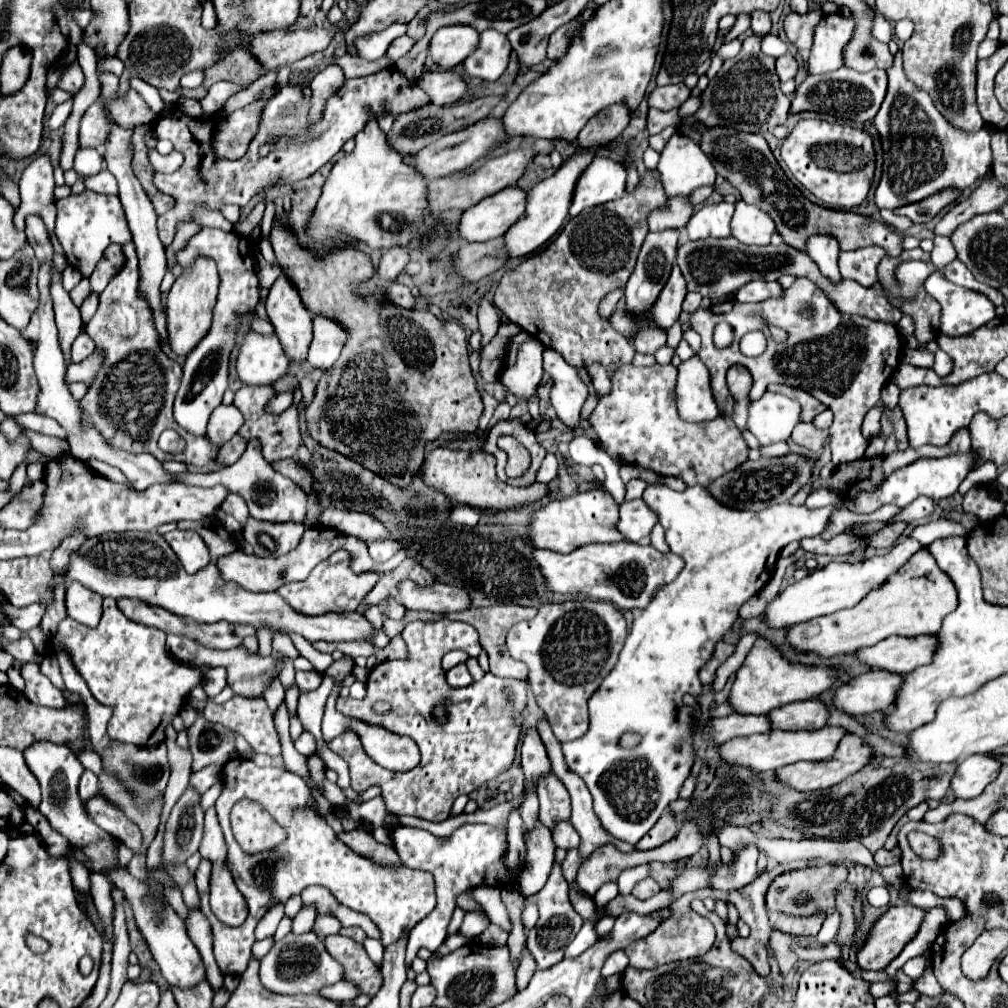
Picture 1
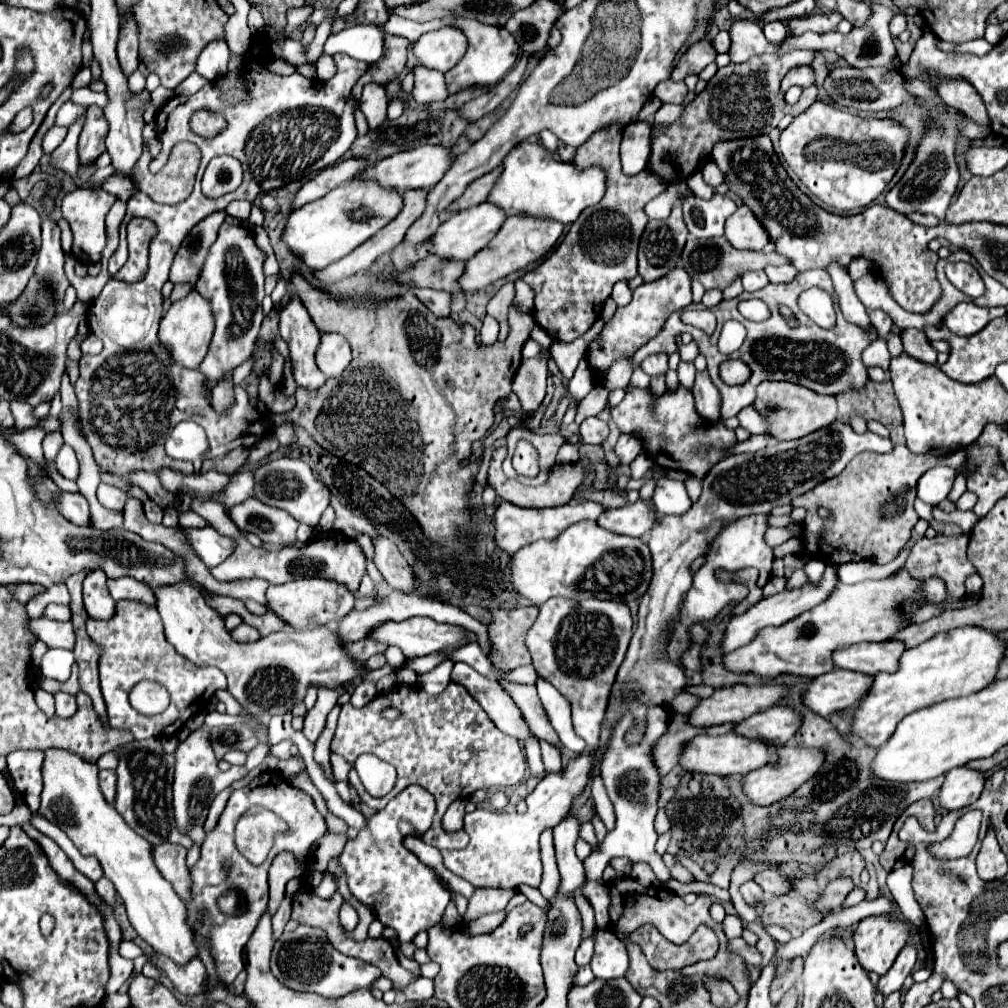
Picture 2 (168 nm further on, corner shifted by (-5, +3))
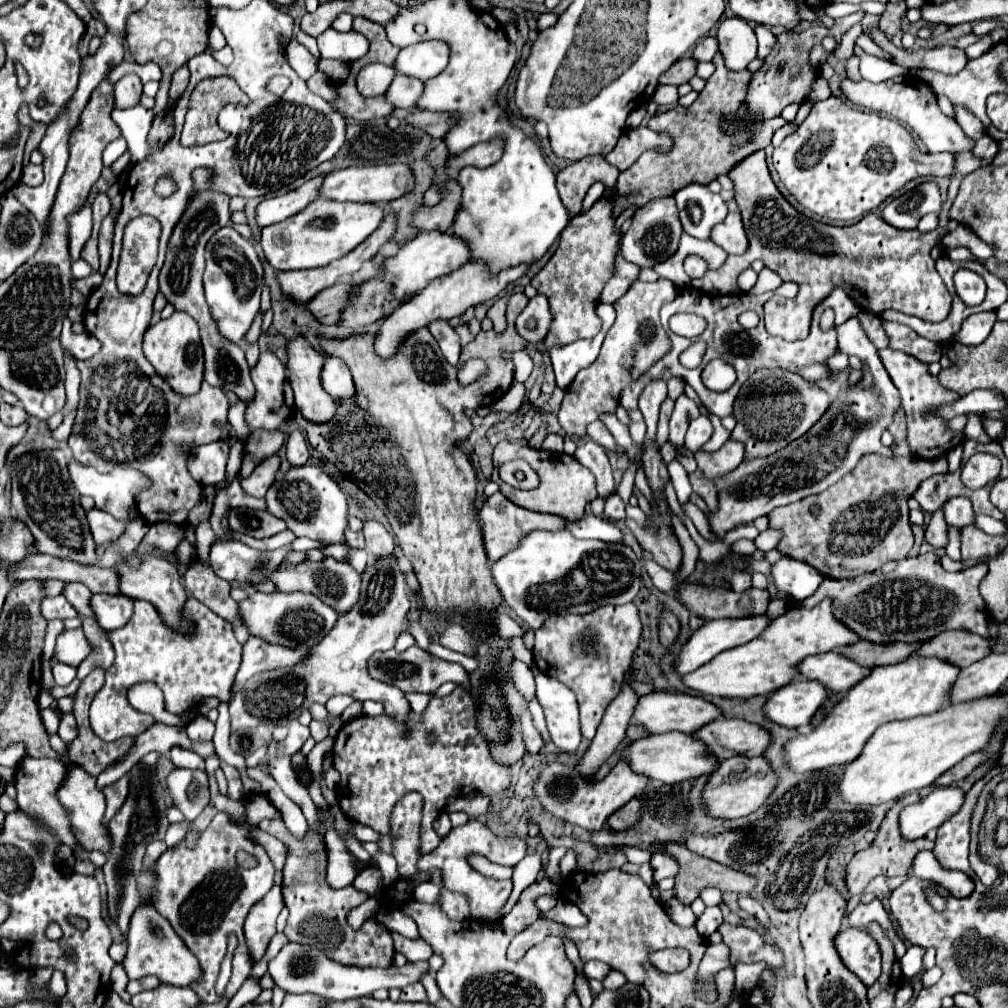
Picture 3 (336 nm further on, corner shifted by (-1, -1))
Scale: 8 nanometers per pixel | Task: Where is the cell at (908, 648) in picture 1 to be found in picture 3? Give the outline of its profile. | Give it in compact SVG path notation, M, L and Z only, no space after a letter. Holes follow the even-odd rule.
M838 651L818 653L802 659L798 665L798 673L802 679L818 681L828 691L836 693L846 693L850 687L854 687L860 679L868 675L864 667L856 667L856 663L844 659Z

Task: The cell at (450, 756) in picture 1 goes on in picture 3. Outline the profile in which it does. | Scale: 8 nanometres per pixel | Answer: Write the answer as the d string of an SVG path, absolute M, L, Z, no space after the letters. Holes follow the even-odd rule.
M456 689L446 697L432 697L430 705L428 705L428 713L424 717L412 713L408 725L410 725L410 735L406 737L404 729L398 723L392 723L392 719L388 719L388 715L356 717L356 719L348 721L338 731L338 737L336 737L336 743L334 743L334 749L332 749L332 761L334 761L336 771L342 777L340 779L340 789L342 791L338 791L338 801L340 801L340 807L342 807L344 815L348 819L352 819L354 823L368 825L382 835L392 835L392 831L390 831L392 807L406 793L418 791L422 795L422 801L424 801L418 851L422 855L426 855L426 853L432 853L440 843L440 837L432 829L432 823L442 813L442 809L446 805L446 797L450 797L450 795L462 797L462 795L468 795L468 793L474 793L474 791L482 791L486 795L502 793L510 785L510 769L498 765L492 759L492 753L488 749L488 743L486 743L484 735L476 729L476 709L474 709L472 695L466 689ZM426 731L432 731L436 735L434 745L426 745Z

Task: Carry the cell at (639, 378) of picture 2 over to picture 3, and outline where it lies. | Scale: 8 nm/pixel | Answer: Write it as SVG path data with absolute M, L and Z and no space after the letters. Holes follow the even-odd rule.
M639 410L628 411L631 423L628 426L628 431L633 440L638 444L642 444L646 436L646 424L644 417Z

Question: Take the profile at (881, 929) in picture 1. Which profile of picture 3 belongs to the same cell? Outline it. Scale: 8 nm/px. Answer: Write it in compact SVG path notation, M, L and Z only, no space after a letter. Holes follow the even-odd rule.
M850 927L836 935L836 951L842 963L866 985L872 987L880 977L880 949L862 929Z

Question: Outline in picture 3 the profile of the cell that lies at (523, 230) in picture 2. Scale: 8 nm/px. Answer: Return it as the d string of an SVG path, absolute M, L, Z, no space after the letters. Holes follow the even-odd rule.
M462 265L460 269L432 281L420 295L414 295L408 303L404 303L404 307L398 307L388 319L384 319L382 327L378 329L376 333L376 355L388 359L388 357L394 357L404 339L408 335L412 335L414 331L422 329L422 327L428 327L432 321L436 319L444 319L444 321L450 321L452 317L458 317L462 313L466 313L468 307L476 307L480 303L486 303L490 299L494 299L500 291L504 291L512 281L520 279L528 267L512 267L508 271L502 271L500 275L496 275L496 279L488 279L488 275L484 275L484 271L478 271L480 267L466 267Z

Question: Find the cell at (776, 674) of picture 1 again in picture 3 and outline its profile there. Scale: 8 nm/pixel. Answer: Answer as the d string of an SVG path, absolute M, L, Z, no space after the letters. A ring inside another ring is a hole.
M656 691L648 695L640 695L638 703L634 707L634 713L630 717L628 725L644 727L646 733L668 733L668 731L680 731L680 733L692 733L696 727L702 727L704 723L710 723L714 719L722 717L720 709L702 697L692 697L686 693L672 693L672 691Z

